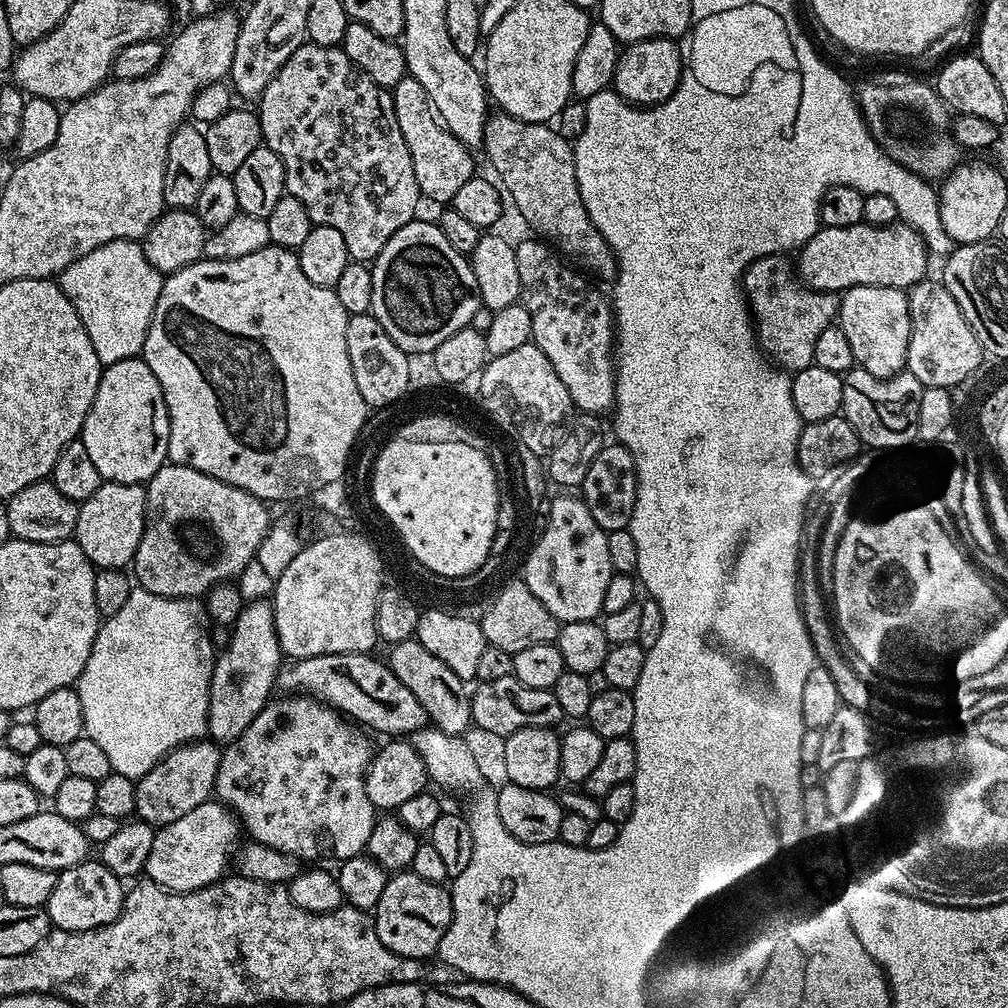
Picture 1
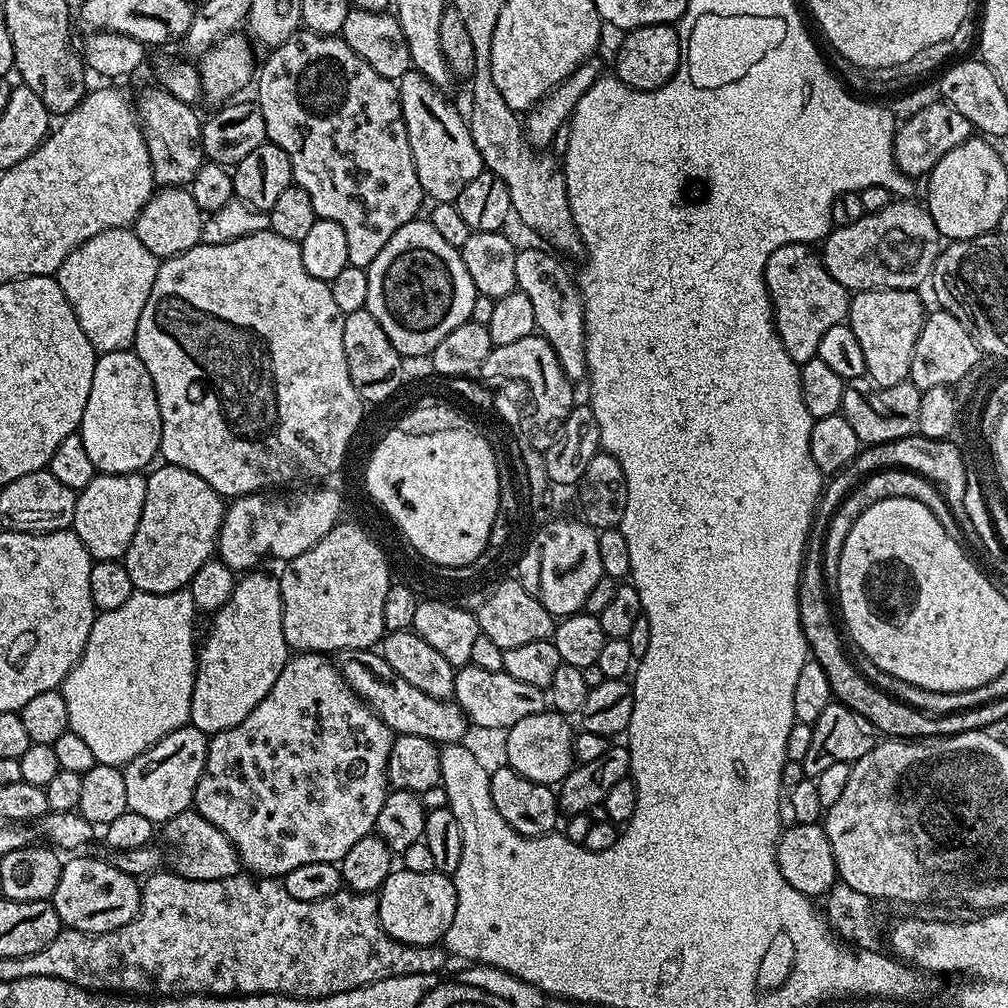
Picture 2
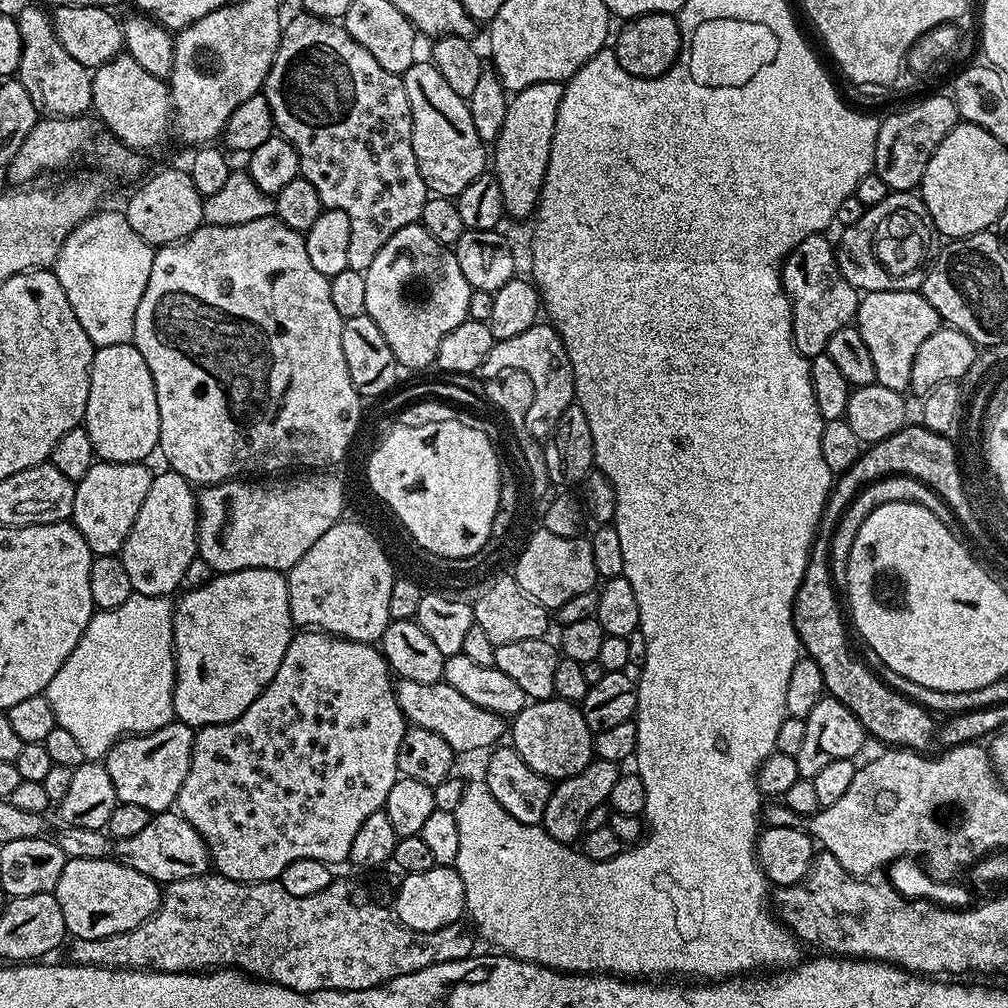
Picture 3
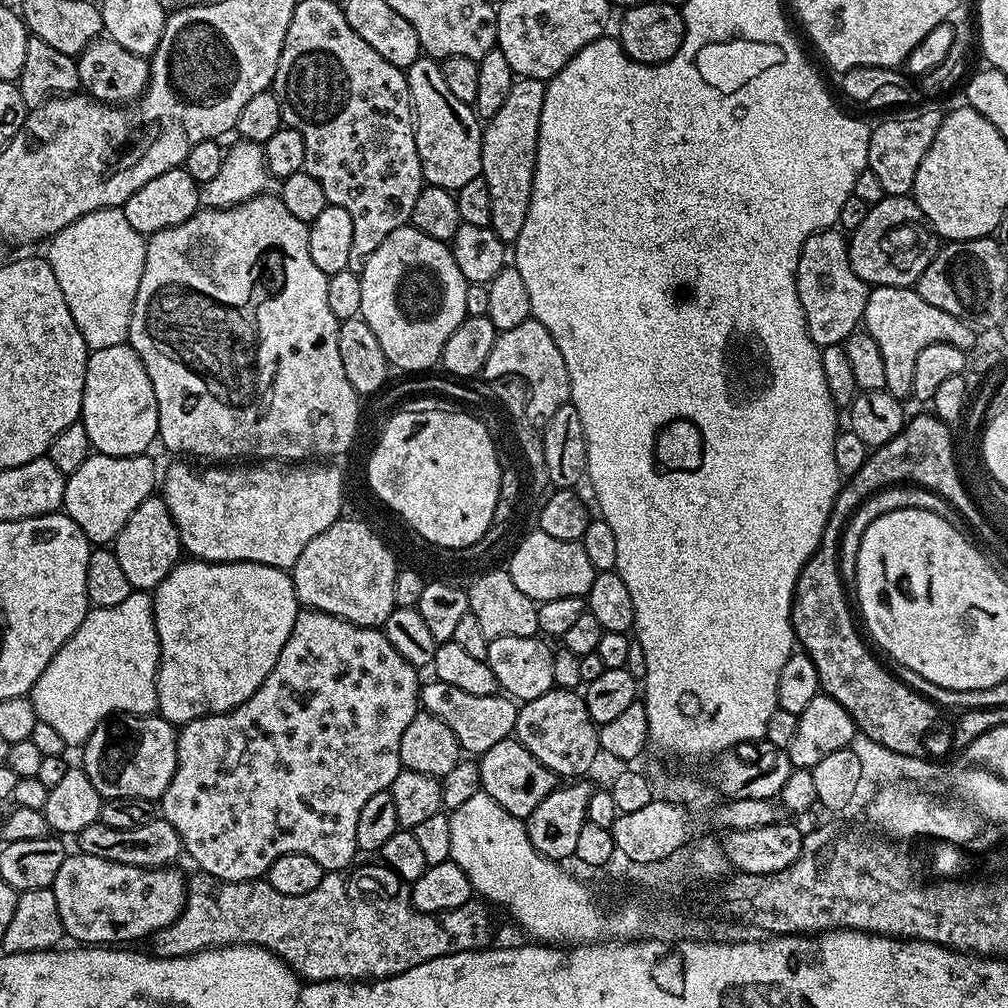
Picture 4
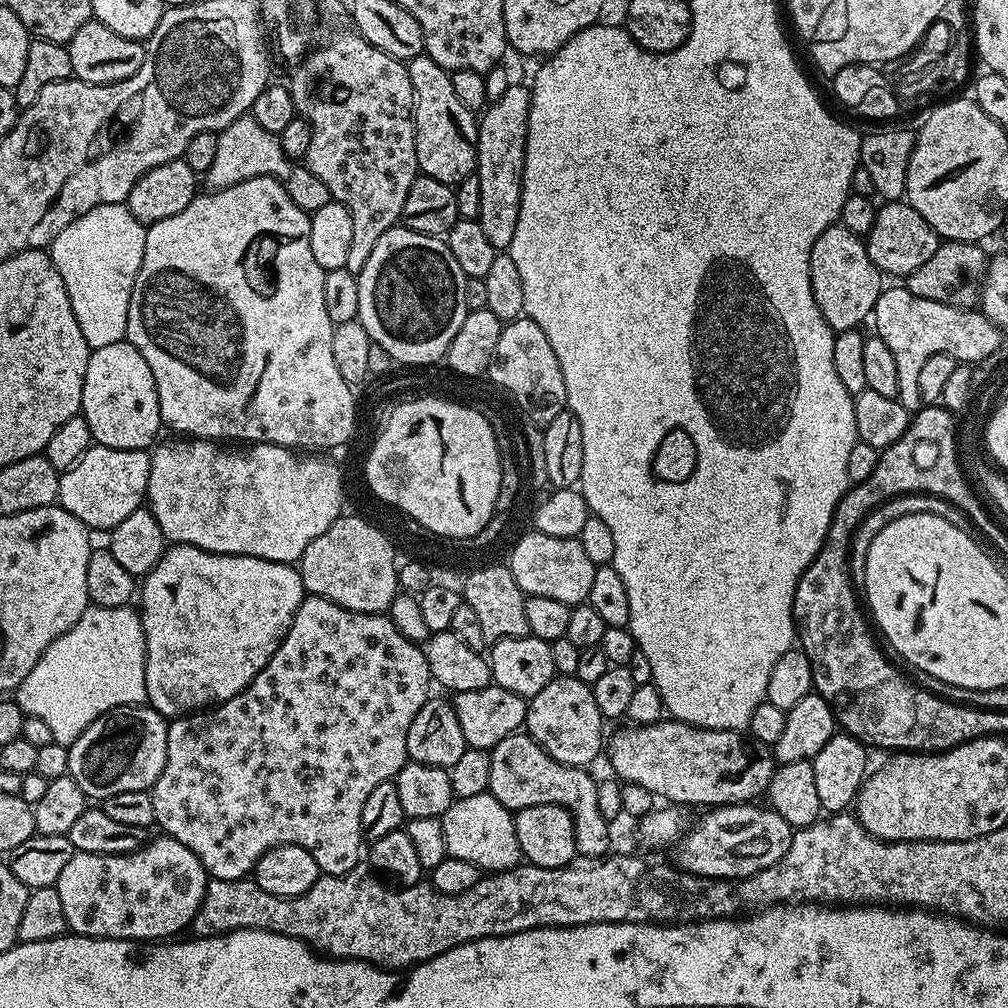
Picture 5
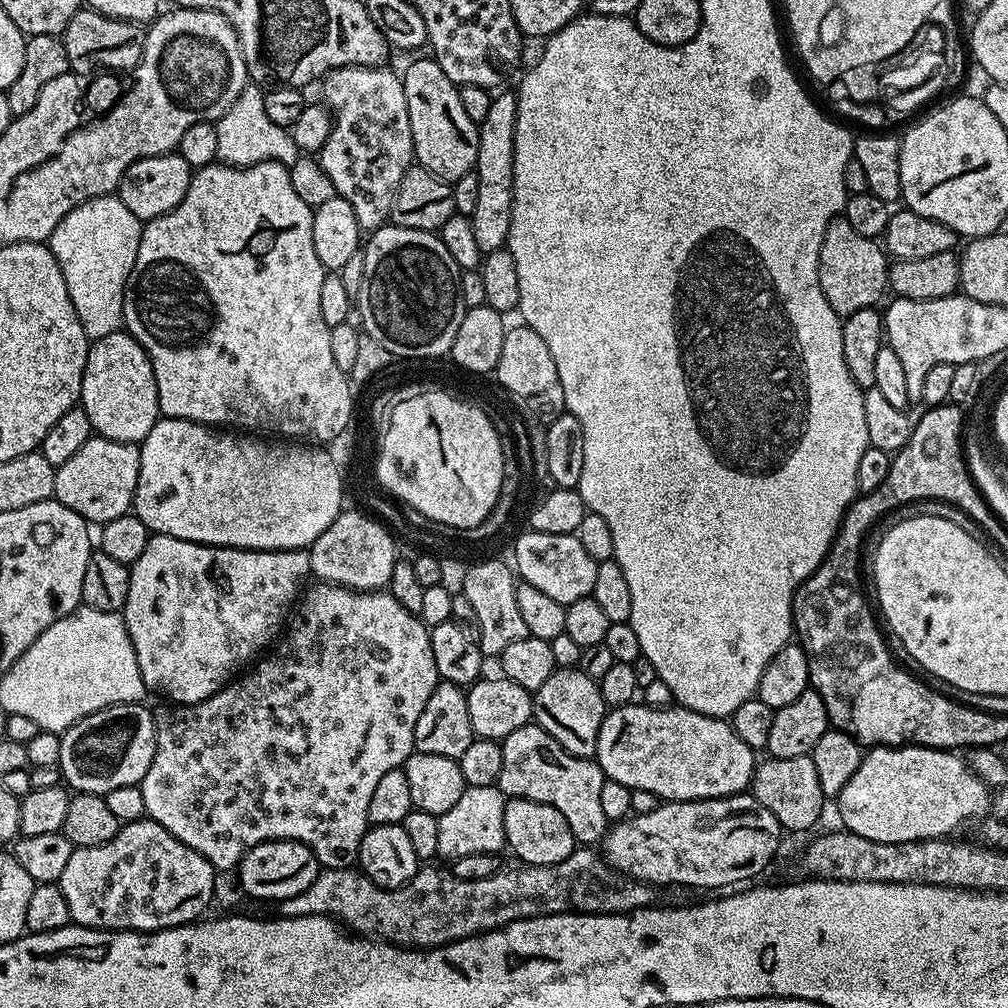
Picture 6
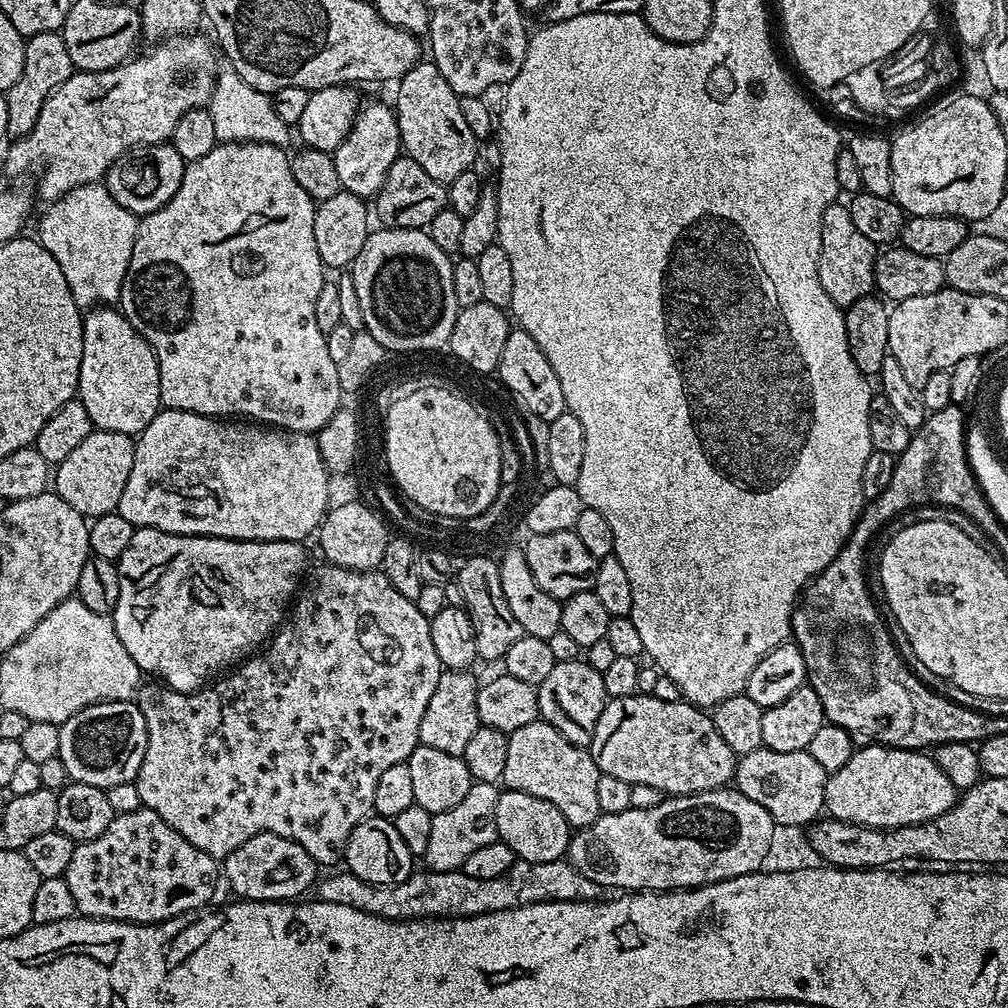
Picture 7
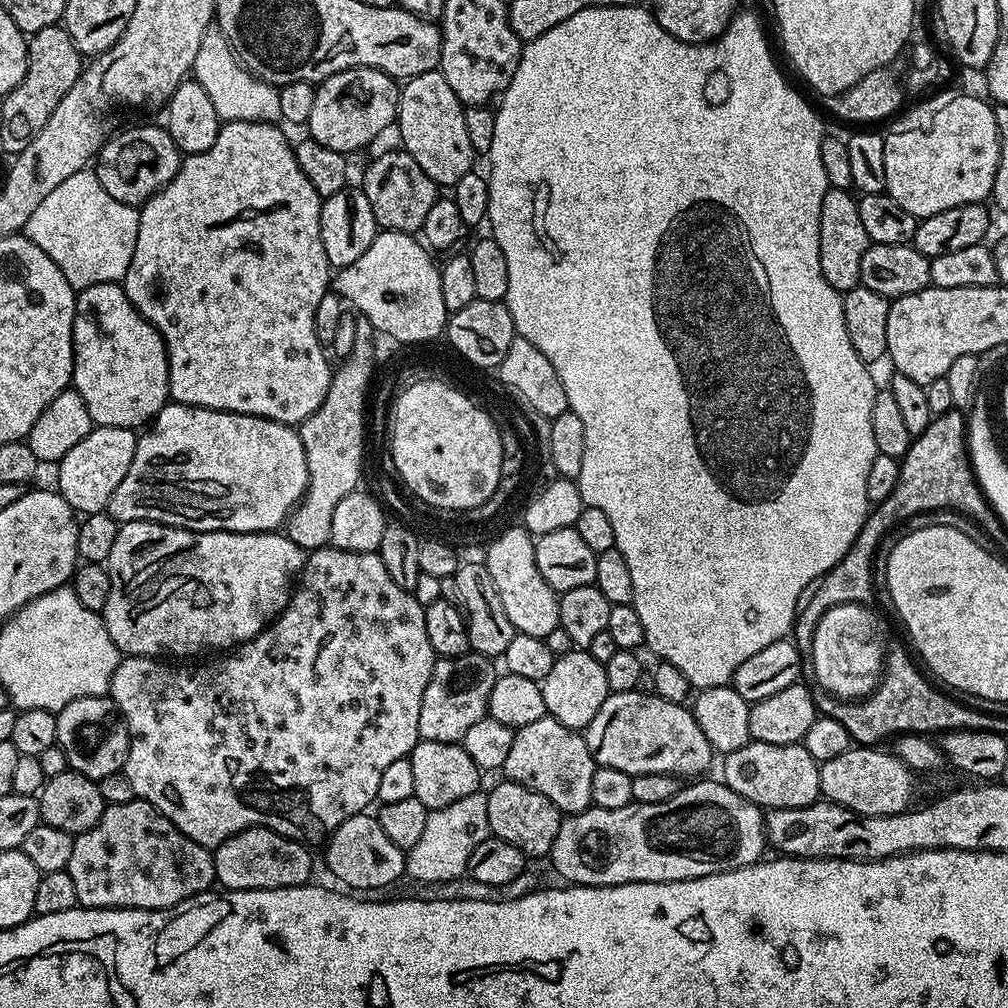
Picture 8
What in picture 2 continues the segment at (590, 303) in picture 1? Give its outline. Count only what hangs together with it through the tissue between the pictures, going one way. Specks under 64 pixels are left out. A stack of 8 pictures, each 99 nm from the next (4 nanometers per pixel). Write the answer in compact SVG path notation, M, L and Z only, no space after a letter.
M521 247L516 253L514 274L519 292L530 298L534 306L536 332L550 342L554 354L558 354L558 362L562 370L573 382L585 379L586 350L584 349L584 299L580 297L579 283L564 269L559 255L540 248Z

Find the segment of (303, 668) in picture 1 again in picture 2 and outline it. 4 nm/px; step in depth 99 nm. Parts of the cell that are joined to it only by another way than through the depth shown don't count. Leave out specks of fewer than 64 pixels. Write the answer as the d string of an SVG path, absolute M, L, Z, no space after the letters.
M359 648L338 652L335 653L334 663L345 682L394 734L418 734L418 738L432 740L438 746L463 741L470 725L464 711L452 700L430 698L430 694L418 690L418 686L410 686L406 678L402 678L384 661L379 651Z

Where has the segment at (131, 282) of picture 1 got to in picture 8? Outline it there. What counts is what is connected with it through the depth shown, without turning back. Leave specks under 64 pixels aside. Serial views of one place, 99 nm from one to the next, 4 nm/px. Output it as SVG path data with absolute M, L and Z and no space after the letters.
M87 167L78 174L70 174L66 182L46 194L46 198L38 205L38 210L34 210L34 214L28 219L26 235L52 259L54 266L58 266L62 274L66 274L66 282L70 282L72 288L79 290L123 281L130 266L130 258L134 258L134 242L138 242L139 225L139 211L133 205L118 202L118 198L110 198L102 182L98 182L95 171Z

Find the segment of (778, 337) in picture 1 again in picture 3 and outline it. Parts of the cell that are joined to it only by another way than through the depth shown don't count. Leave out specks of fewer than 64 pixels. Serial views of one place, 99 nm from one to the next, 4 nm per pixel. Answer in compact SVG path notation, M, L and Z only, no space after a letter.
M827 235L806 238L784 260L780 280L792 304L792 341L809 358L827 352L830 338L849 327L856 319L861 293L842 274L836 261L836 249Z

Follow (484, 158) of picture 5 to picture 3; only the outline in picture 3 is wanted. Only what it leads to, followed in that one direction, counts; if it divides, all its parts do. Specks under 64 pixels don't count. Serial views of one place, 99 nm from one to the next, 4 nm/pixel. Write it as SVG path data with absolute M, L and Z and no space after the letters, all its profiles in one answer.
M561 81L538 82L533 86L515 93L508 101L508 106L502 128L492 142L491 163L494 162L493 175L502 191L503 206L507 217L522 220L528 219L535 213L539 205L541 186L544 184L545 174L548 172L550 144L553 142L554 124L557 121L558 106L561 105L564 84Z

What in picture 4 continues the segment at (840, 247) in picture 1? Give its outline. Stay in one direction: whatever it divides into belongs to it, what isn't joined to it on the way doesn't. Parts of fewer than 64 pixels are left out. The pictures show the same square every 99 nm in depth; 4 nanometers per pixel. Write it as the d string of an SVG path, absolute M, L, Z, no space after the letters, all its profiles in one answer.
M911 195L885 196L882 202L871 205L862 226L851 232L848 240L848 257L854 274L877 288L913 287L937 251L938 237L925 223L922 210Z

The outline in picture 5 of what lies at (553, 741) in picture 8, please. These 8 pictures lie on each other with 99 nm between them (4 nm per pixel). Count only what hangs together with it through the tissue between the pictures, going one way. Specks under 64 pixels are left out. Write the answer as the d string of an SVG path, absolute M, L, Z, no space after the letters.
M523 731L516 732L513 736L502 738L498 746L490 750L490 786L488 793L502 806L506 806L508 811L515 814L529 808L530 806L562 806L572 816L574 822L574 838L576 839L576 850L581 856L606 856L609 855L612 844L612 832L610 821L602 818L602 810L598 810L598 780L592 777L587 767L575 768L569 764L558 762L553 756L536 741L533 736L525 734Z

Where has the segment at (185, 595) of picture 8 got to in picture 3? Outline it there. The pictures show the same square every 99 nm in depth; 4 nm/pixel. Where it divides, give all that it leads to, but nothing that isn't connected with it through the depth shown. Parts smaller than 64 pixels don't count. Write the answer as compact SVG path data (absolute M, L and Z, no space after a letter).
M247 568L237 572L222 572L211 577L205 584L192 588L179 601L174 604L172 614L172 629L174 630L174 650L176 651L176 681L174 682L174 717L179 723L189 724L193 730L199 730L206 726L234 722L238 714L266 690L266 686L278 674L278 666L282 666L282 658L286 658L286 650L290 646L294 635L294 625L290 614L290 602L288 601L288 577L283 572L275 572L269 568Z

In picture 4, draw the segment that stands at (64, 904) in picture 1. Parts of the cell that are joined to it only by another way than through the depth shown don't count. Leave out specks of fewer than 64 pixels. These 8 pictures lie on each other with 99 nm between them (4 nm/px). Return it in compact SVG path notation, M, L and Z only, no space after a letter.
M83 854L65 855L62 866L58 870L58 878L54 878L51 890L54 894L54 899L58 901L58 914L62 914L62 926L65 933L69 937L73 936L73 941L79 942L84 946L124 946L129 942L128 940L140 940L145 938L151 938L156 933L161 932L163 928L168 928L178 918L178 914L184 908L184 899L188 893L188 885L186 883L186 876L183 876L180 872L175 872L175 867L169 866L167 868L139 868L133 864L123 864L122 862L110 862L106 858L94 858L93 856L85 856Z

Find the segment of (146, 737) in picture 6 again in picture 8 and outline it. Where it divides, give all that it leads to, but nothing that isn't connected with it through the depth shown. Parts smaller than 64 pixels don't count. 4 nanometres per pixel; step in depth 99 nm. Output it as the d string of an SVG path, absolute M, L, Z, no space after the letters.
M107 695L83 696L71 700L62 711L56 713L56 721L58 722L56 743L66 754L71 771L98 782L107 776L117 775L123 769L128 757L128 728L124 724L124 719L120 717L118 706Z

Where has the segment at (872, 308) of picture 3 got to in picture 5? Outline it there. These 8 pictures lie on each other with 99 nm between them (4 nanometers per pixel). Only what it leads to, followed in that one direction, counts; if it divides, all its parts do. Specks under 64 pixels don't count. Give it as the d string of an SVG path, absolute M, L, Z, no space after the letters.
M907 286L885 287L880 293L871 319L876 320L875 335L886 342L898 369L898 394L900 405L915 414L922 401L918 394L918 373L934 354L950 354L957 362L975 366L980 360L1002 347L1002 329L976 308L955 308L942 302L930 302L930 298L918 298L910 294Z

